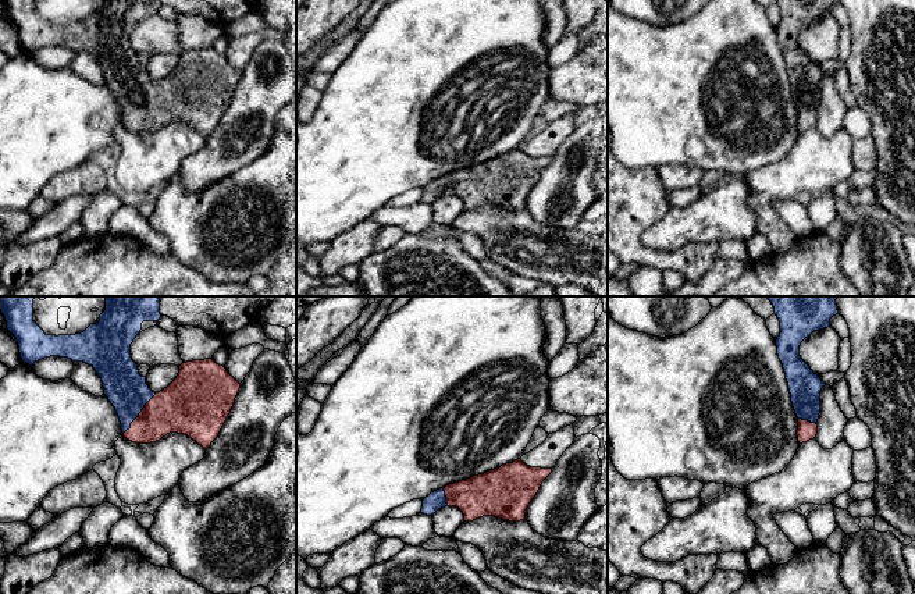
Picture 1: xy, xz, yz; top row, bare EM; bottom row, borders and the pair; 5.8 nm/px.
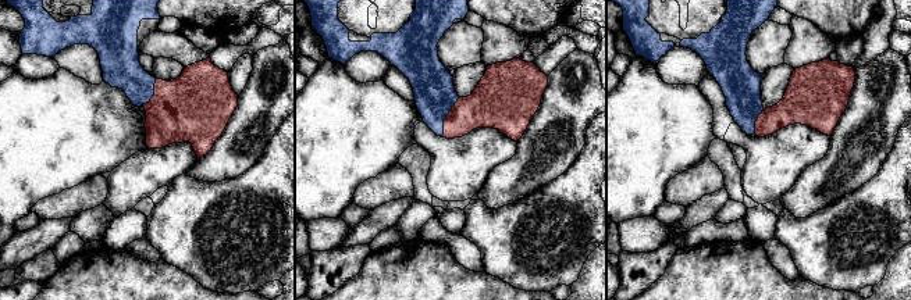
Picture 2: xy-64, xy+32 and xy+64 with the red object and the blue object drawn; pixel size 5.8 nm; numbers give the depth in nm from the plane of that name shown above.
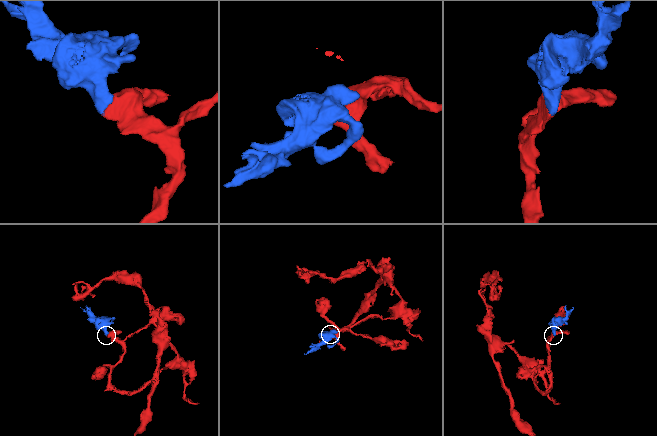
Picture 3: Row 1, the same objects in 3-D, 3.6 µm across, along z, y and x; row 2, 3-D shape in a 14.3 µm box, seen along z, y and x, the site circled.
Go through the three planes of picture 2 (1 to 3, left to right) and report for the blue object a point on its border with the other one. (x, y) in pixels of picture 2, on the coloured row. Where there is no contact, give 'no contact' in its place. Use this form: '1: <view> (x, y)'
1: xy-64 (155, 93)
2: xy+32 (447, 117)
3: xy+64 (755, 122)

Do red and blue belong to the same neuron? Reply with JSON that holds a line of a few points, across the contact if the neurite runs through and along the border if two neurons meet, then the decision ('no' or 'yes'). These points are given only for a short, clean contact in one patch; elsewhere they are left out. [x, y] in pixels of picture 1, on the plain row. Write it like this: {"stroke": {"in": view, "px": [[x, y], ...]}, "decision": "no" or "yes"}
{"stroke": {"in": "xy", "px": [[181, 96], [160, 102], [139, 102], [127, 78]]}, "decision": "yes"}

